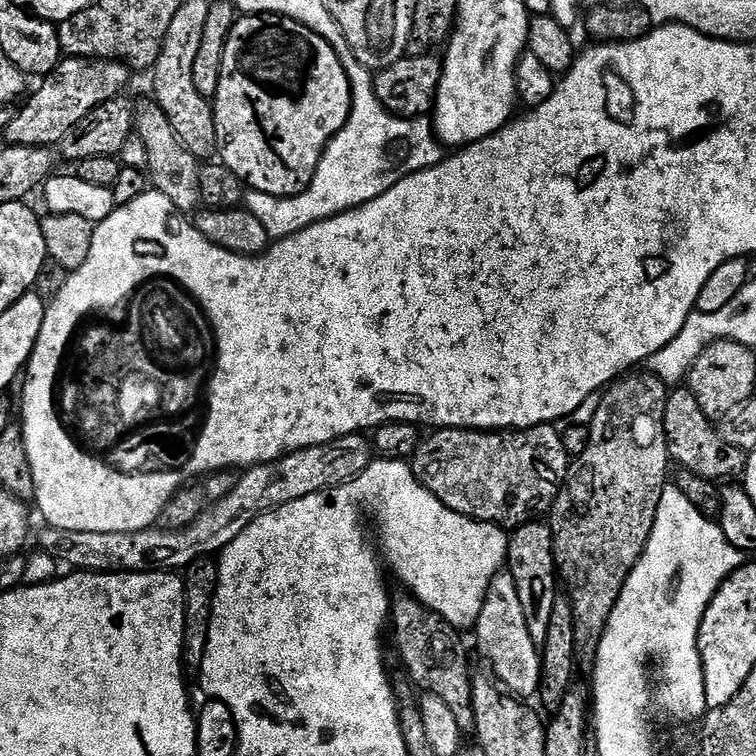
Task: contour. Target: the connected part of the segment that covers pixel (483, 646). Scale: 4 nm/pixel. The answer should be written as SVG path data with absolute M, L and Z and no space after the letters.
M502 570L492 579L492 585L484 599L482 614L476 620L474 635L480 643L481 654L488 659L487 667L491 675L495 676L511 695L529 698L528 696L535 697L539 693L540 648L530 638L526 614L522 614L522 601L518 599L518 590L511 572Z

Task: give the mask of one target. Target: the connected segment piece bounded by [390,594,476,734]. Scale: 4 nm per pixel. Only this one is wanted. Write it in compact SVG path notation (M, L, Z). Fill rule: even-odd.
M403 594L391 601L390 632L396 635L396 652L400 655L402 668L417 689L442 698L450 706L461 733L475 733L474 710L472 709L473 668L468 666L468 652L464 649L461 633L453 624L448 624L437 612L420 603L415 596Z

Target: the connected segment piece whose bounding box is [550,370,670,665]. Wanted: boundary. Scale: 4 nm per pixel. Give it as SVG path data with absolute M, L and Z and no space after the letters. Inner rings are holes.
M647 370L625 374L611 385L600 396L600 405L590 425L590 442L583 454L571 461L564 487L552 504L550 527L556 571L563 591L564 588L568 591L565 593L572 607L576 659L581 665L601 655L610 614L632 567L644 553L652 524L656 521L658 502L670 480L670 457L664 433L664 411L669 391L669 385Z

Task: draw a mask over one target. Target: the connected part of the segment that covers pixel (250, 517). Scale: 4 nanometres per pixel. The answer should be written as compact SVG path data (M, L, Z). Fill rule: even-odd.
M364 434L339 436L337 440L331 440L318 446L303 448L297 452L290 452L286 456L279 456L269 464L255 465L243 473L240 481L226 498L205 507L204 513L190 526L182 530L166 530L159 526L143 528L142 530L62 530L51 526L44 526L40 532L39 547L49 552L51 556L69 564L69 569L77 572L170 572L187 569L196 560L203 560L213 554L223 552L225 546L234 542L250 522L254 522L262 514L272 512L275 508L286 506L290 502L298 502L298 498L306 498L306 494L325 492L328 488L339 488L348 480L353 480L358 474L362 474L374 459L374 449L369 437Z

